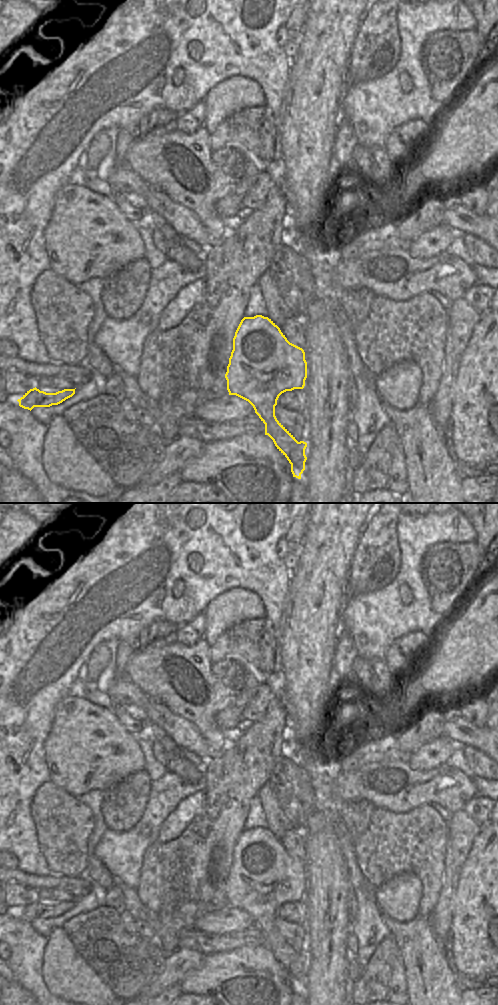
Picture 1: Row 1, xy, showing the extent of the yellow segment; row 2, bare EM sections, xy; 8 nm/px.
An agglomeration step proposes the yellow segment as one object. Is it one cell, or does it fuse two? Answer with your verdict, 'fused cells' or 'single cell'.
single cell

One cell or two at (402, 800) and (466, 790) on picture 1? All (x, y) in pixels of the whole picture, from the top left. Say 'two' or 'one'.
one

